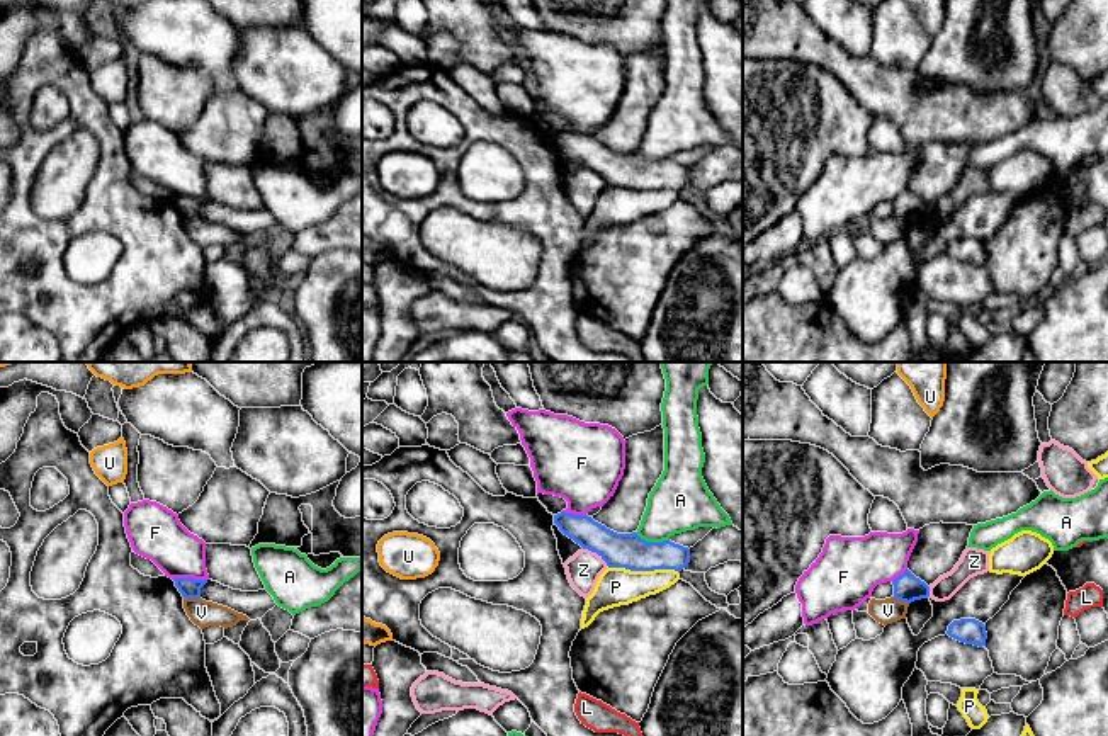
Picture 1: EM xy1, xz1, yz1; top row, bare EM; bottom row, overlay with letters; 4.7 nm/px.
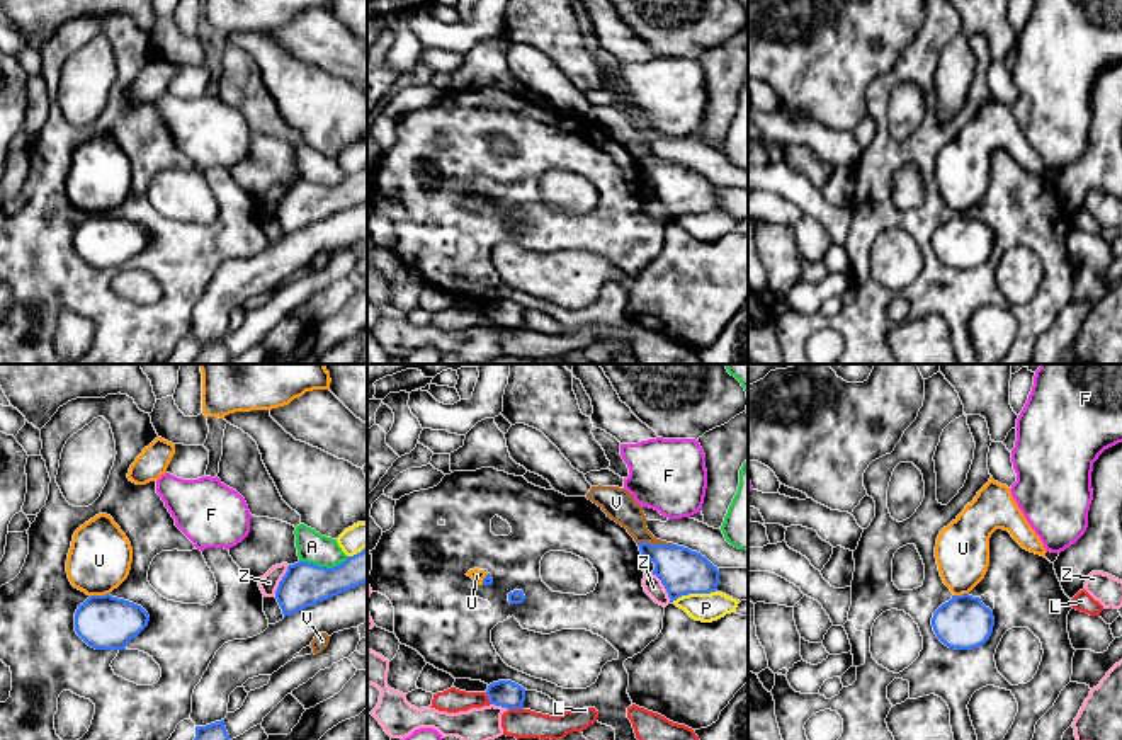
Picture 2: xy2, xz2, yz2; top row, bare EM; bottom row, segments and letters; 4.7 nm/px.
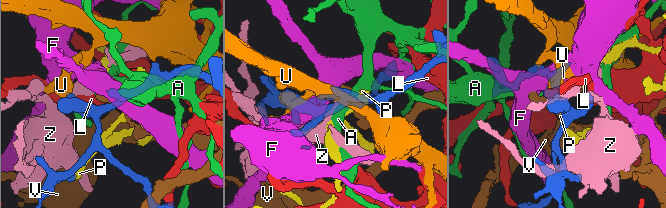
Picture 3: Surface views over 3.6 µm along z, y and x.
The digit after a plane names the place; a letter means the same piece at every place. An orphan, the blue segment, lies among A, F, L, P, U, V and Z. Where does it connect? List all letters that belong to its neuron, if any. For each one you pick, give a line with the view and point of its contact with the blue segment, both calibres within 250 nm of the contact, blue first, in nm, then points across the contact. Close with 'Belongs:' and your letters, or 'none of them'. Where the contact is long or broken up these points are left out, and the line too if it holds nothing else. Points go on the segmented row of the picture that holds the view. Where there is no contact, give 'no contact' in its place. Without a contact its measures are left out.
U: meets blue in xy2 at (99, 596); 260 nm thick on the blue side, 300 nm on the other
Belongs: U

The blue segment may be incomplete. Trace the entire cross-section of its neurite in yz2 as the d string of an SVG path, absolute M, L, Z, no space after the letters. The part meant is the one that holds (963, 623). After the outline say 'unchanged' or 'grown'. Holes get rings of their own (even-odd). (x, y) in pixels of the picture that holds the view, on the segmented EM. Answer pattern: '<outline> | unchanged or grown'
M952 595L932 618L937 638L949 648L972 650L984 645L994 626L993 611L979 597Z | unchanged

